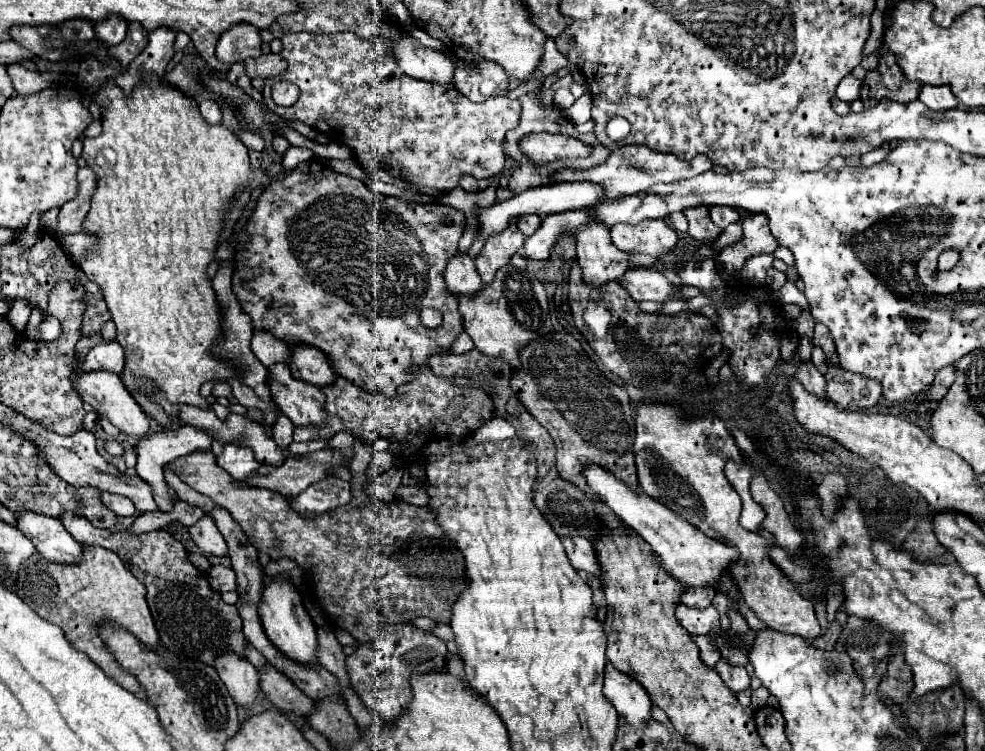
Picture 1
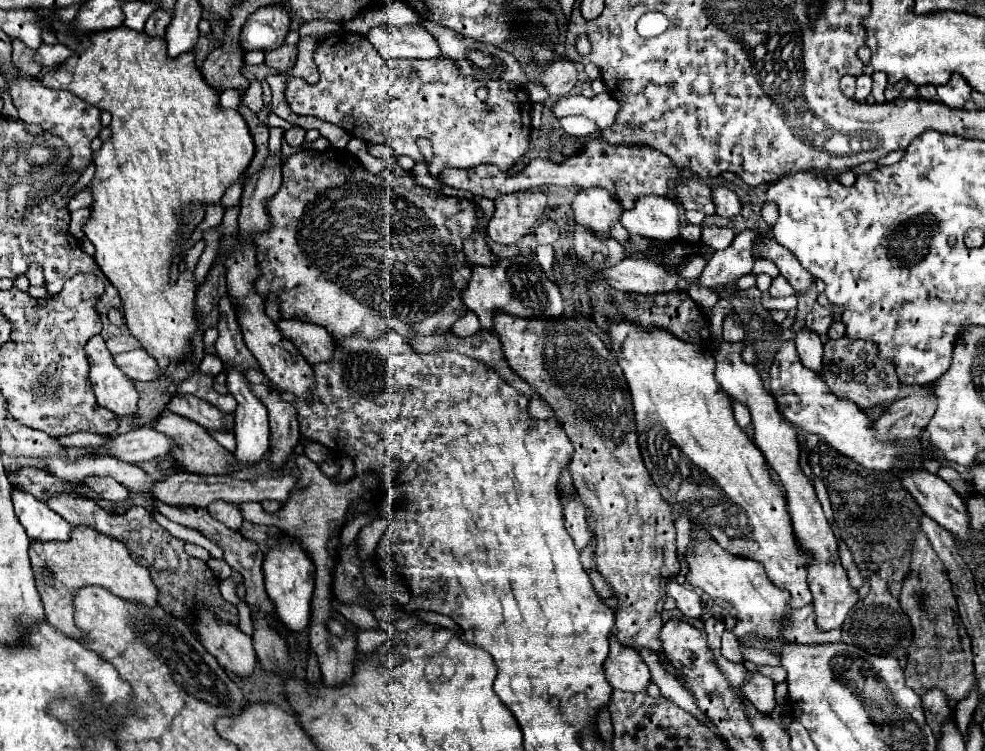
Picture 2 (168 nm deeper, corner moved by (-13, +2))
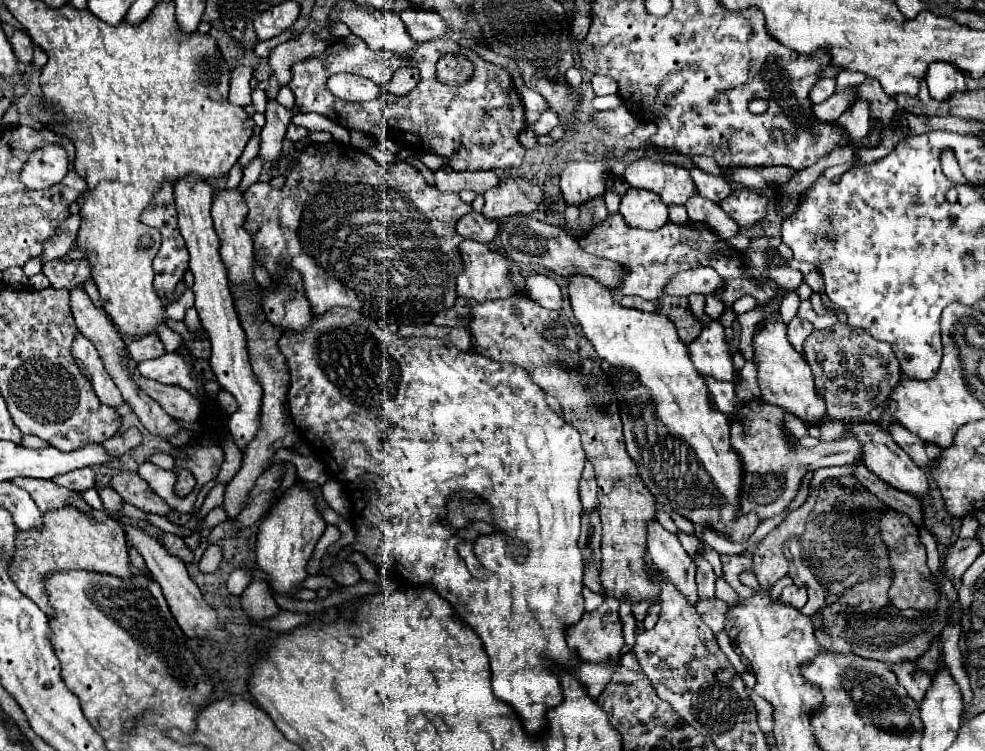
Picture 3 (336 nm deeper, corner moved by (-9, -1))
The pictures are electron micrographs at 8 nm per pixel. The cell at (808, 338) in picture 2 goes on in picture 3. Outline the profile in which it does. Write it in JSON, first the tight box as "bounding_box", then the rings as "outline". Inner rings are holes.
{"bounding_box":[788,316,814,352],"outline":[[[798,316],[790,320],[790,324],[788,324],[788,340],[798,352],[802,350],[802,342],[810,336],[810,330],[814,330],[814,328],[812,328],[812,324],[808,320],[800,320]]]}

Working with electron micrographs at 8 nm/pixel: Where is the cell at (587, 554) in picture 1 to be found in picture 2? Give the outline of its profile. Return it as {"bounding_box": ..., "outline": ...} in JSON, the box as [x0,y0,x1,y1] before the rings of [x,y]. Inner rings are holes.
{"bounding_box":[564,497,590,551],"outline":[[[578,497],[564,507],[564,519],[568,535],[574,539],[576,549],[582,551],[590,541],[590,531],[586,527],[586,507]]]}

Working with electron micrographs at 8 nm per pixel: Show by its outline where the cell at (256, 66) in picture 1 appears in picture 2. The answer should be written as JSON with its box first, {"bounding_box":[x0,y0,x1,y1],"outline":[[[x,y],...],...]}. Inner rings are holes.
{"bounding_box":[266,45,296,73],"outline":[[[282,45],[278,49],[272,49],[272,51],[266,51],[266,65],[276,69],[278,73],[286,73],[288,69],[294,67],[296,63],[296,47],[288,47],[288,45]]]}

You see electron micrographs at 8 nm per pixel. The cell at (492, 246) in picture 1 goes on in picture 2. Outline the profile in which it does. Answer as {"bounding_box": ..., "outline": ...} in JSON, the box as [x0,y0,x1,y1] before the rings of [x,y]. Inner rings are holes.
{"bounding_box":[488,191,546,245],"outline":[[[518,191],[494,199],[496,213],[488,223],[488,237],[502,245],[512,245],[532,233],[532,225],[542,217],[546,195],[542,191]]]}

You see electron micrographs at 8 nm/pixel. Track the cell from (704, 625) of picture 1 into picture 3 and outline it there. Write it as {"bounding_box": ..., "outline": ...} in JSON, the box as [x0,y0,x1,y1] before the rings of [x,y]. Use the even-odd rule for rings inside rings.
{"bounding_box":[646,520,698,604],"outline":[[[658,520],[648,522],[646,550],[652,564],[662,572],[662,576],[674,582],[678,590],[686,594],[686,598],[690,598],[690,604],[694,604],[698,598],[694,582],[694,562],[690,562],[690,556],[678,542],[676,534],[662,528]]]}

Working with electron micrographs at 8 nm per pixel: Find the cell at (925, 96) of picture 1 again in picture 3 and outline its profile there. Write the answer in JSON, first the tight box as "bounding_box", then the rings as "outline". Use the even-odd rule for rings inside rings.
{"bounding_box":[926,62,966,100],"outline":[[[934,62],[934,64],[928,66],[928,72],[926,72],[926,82],[928,82],[928,88],[930,88],[930,96],[936,98],[936,100],[950,98],[952,92],[966,90],[964,80],[966,80],[964,72],[958,70],[950,62]]]}

